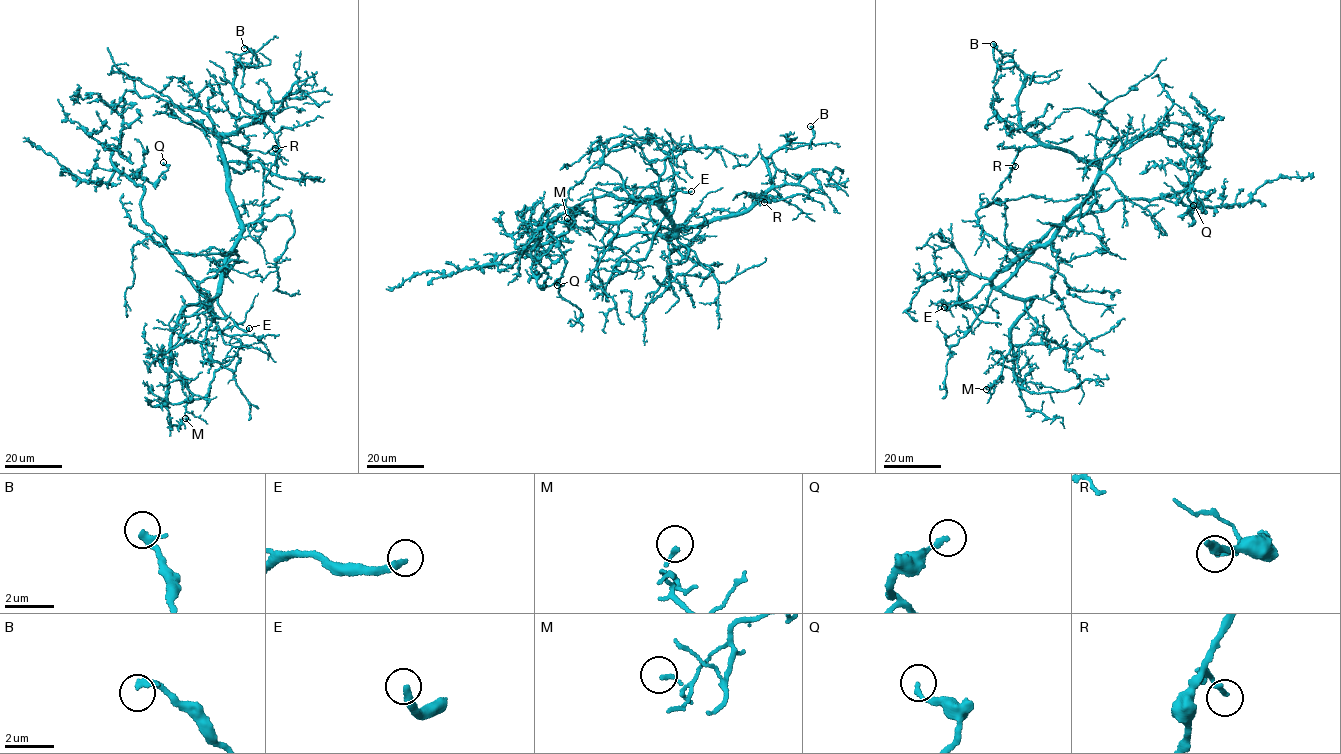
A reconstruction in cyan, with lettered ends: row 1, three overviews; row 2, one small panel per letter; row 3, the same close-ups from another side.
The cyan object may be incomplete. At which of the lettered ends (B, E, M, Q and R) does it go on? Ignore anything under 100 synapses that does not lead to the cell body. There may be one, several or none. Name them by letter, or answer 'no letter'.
E

